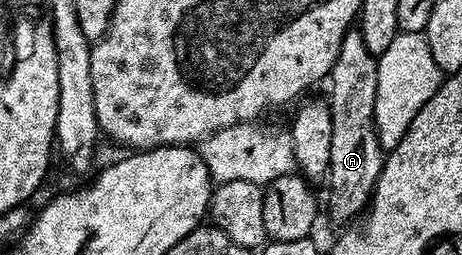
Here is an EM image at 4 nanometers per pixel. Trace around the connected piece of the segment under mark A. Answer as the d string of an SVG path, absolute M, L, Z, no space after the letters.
M349 30L342 38L338 58L330 73L332 85L328 88L328 96L326 95L332 119L330 162L326 173L328 212L336 220L348 220L344 222L355 221L369 207L372 191L376 189L386 159L385 149L381 148L376 133L374 114L378 94L377 63L377 57L366 50L366 42L362 42L359 30Z

